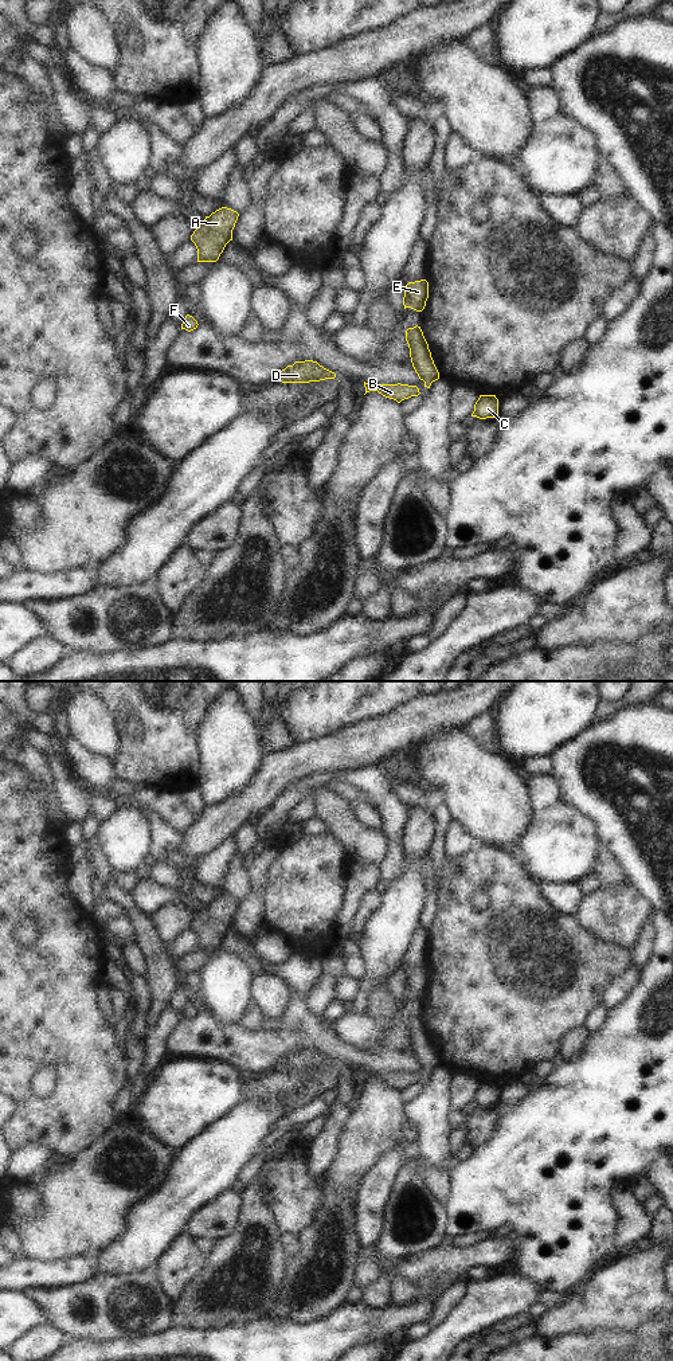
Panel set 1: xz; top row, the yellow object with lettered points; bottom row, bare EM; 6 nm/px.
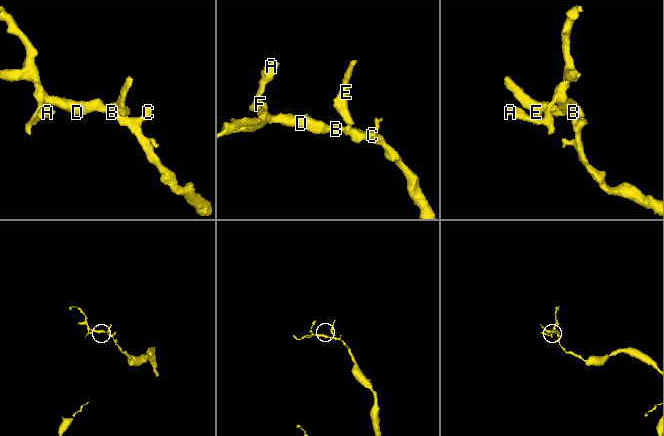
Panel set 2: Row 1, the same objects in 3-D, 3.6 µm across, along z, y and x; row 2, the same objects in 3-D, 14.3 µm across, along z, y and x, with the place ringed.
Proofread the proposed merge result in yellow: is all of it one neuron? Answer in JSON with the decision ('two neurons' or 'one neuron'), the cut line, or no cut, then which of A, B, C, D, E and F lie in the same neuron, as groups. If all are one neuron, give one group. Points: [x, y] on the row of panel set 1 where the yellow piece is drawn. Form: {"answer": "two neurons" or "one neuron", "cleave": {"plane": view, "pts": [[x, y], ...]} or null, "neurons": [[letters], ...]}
{"answer": "one neuron", "cleave": null, "neurons": [["A", "B", "C", "D", "E", "F"]]}

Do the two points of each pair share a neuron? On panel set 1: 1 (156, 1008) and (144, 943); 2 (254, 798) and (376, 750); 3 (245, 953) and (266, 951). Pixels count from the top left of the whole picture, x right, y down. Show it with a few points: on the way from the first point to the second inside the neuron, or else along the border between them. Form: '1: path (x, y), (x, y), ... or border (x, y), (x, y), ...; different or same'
1: path (157, 992), (156, 959); same
2: path (285, 767), (302, 758), (345, 750); same
3: border (254, 955), (261, 961); different

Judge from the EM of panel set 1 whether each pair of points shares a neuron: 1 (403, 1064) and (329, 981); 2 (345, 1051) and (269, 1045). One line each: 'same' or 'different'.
1: different
2: same

